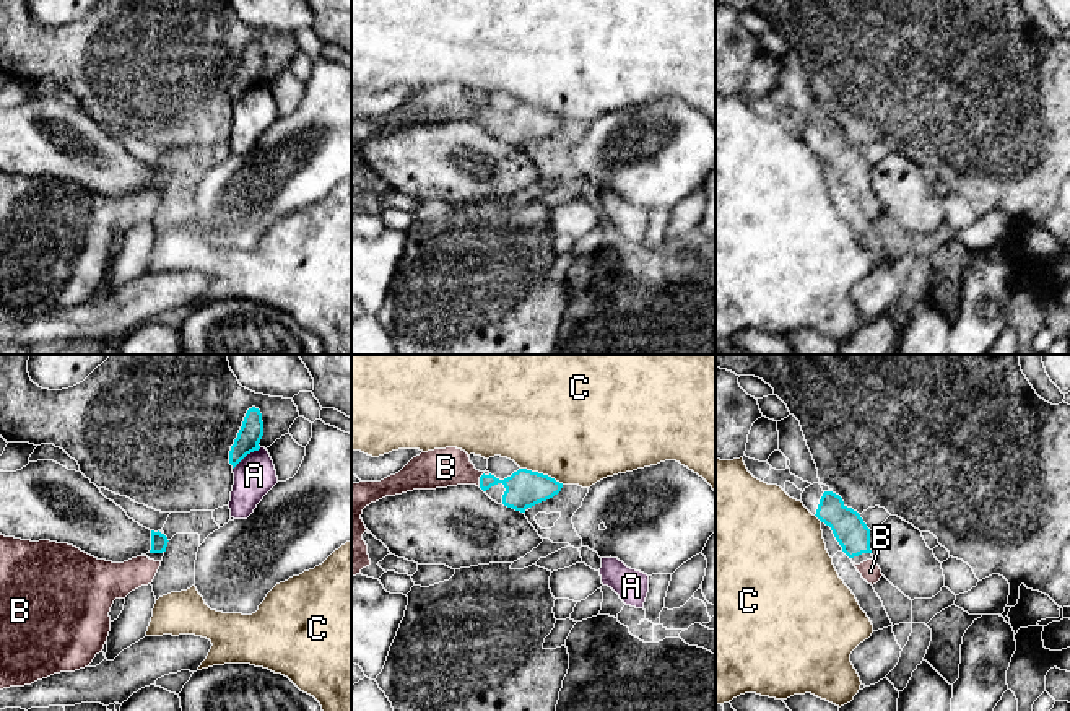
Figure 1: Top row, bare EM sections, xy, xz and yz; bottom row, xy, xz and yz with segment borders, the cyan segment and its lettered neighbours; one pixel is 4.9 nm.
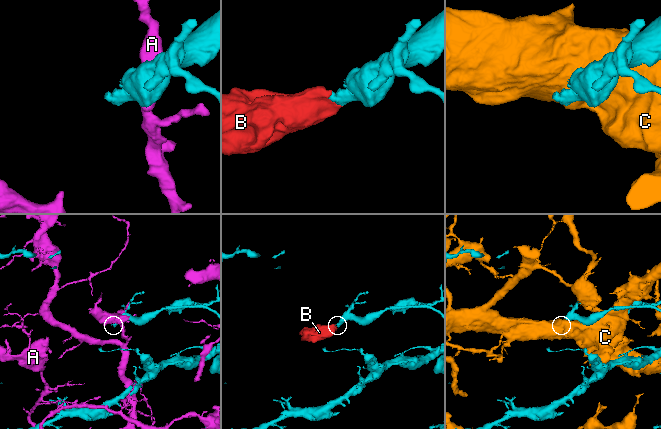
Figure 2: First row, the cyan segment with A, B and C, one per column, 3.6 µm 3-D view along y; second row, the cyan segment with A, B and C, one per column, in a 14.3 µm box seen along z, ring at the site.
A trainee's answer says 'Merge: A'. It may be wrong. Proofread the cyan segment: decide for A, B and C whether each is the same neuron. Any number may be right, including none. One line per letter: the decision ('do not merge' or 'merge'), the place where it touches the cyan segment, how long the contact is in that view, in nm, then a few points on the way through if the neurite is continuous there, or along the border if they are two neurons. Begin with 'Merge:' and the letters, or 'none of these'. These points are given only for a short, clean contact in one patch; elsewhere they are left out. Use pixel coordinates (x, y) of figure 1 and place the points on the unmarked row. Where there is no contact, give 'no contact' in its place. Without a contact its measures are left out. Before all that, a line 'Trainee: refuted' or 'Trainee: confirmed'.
Trainee: refuted
Merge: B
A: do not merge | xy (246, 90) | 180 nm
B: merge | xz (480, 113) | 90 nm | across xz (524, 124), (480, 113), (446, 103)
C: do not merge | xz (542, 109) | 240 nm

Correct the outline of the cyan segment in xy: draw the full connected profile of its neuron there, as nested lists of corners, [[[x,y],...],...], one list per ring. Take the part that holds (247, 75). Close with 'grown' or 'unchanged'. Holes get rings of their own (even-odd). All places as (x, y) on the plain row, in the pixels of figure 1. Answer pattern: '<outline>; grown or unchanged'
[[[259,44],[247,46],[242,62],[229,86],[229,99],[233,104],[250,88],[259,86],[263,72],[263,57]]]; unchanged

